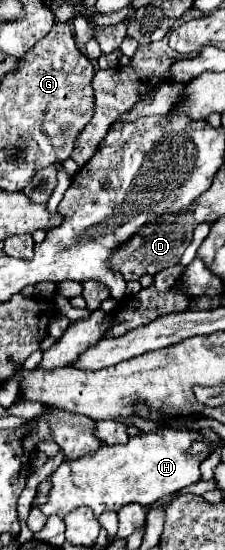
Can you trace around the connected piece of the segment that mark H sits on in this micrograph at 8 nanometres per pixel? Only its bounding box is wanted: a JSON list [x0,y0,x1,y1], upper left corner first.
[39,427,203,519]

